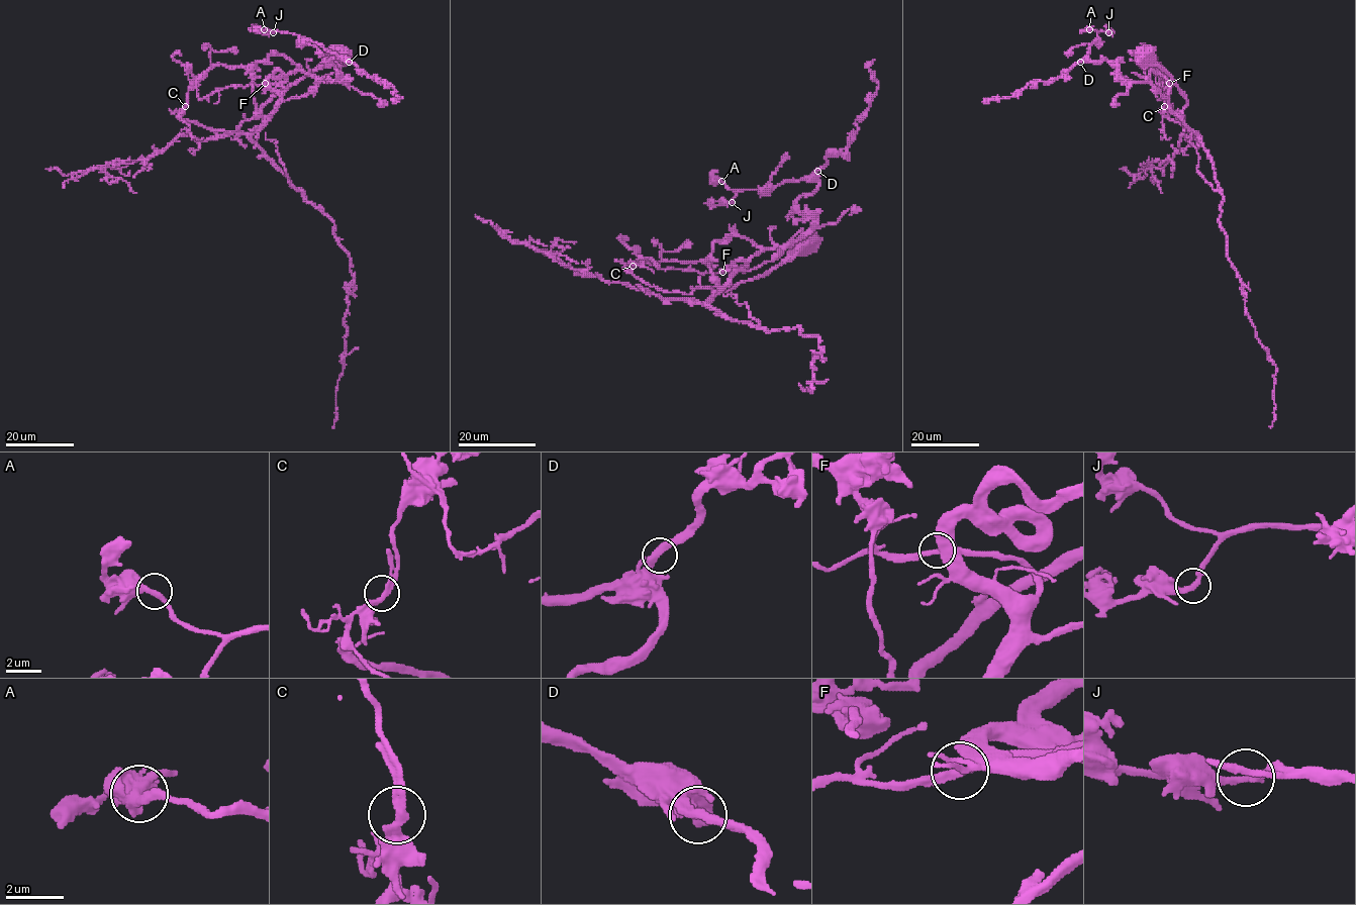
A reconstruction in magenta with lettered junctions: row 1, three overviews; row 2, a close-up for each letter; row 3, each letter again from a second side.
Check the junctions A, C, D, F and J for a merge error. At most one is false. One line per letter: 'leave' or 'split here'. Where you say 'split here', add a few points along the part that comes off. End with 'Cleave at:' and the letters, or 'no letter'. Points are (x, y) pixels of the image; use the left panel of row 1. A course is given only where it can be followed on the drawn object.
A: leave
C: leave
D: leave
F: leave
J: leave
Cleave at: no letter

